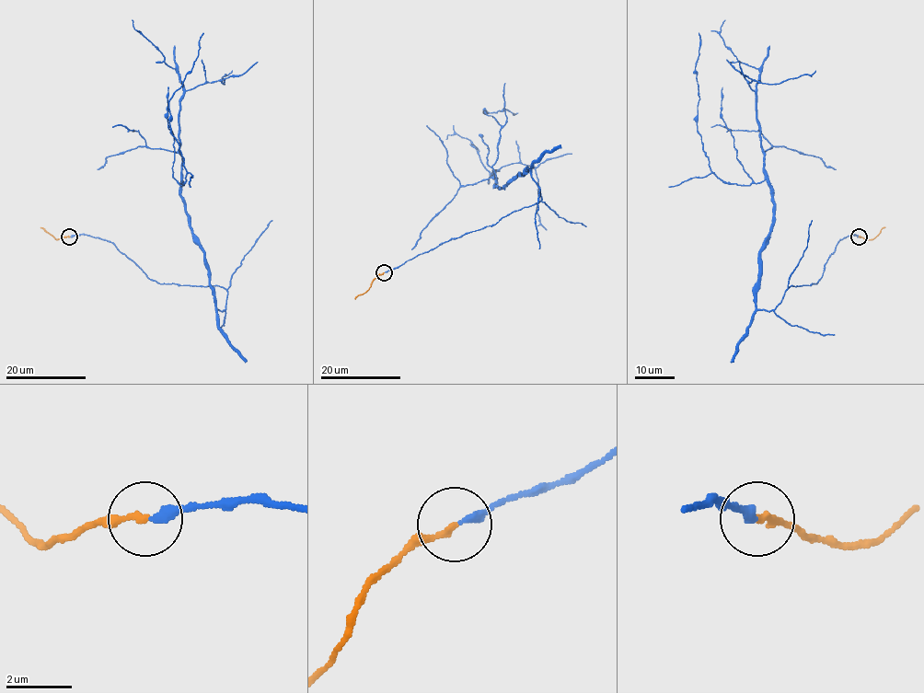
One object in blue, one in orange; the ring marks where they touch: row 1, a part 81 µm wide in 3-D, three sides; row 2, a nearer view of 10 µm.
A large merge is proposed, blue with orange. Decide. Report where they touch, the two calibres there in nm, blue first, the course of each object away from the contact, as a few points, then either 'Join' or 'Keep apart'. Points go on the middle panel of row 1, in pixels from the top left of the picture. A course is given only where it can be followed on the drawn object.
Place: (384, 272). Thickness 280 nm (blue) against 190 nm. Course of blue: (384, 272), (541, 200), (529, 170), (504, 187), (495, 186), (492, 166), (501, 125), (483, 110), (517, 112). Course of orange: (384, 272), (354, 299). Join

